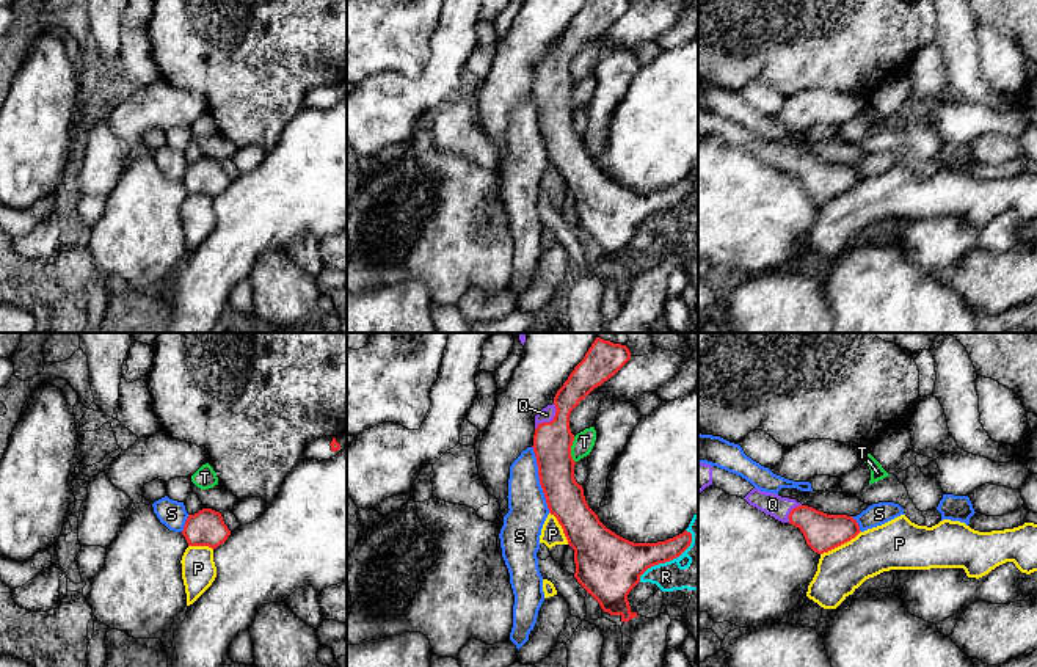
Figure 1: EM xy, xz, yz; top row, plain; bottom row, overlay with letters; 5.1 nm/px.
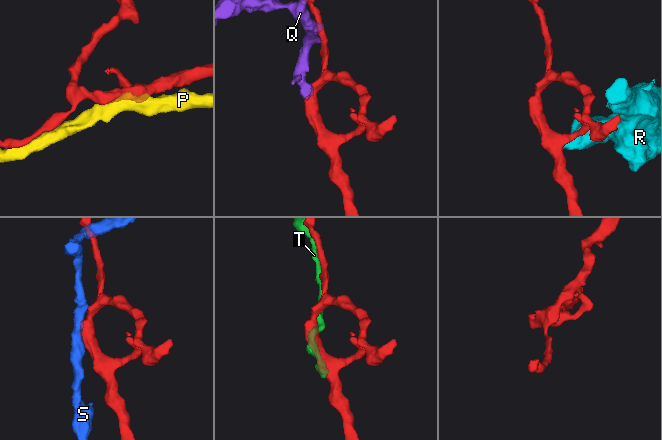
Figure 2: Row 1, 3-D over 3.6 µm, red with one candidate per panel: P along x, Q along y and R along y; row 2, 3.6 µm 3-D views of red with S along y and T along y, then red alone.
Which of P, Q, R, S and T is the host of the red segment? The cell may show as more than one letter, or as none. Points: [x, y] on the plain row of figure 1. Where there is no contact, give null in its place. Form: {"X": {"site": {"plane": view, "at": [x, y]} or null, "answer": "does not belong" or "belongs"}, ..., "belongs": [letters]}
{"P": {"site": {"plane": "yz", "at": [840, 193]}, "answer": "does not belong"}, "Q": {"site": {"plane": "xz", "at": [553, 68]}, "answer": "belongs"}, "R": {"site": {"plane": "xz", "at": [667, 209]}, "answer": "does not belong"}, "S": {"site": {"plane": "xz", "at": [540, 127]}, "answer": "does not belong"}, "T": {"site": {"plane": "xz", "at": [570, 98]}, "answer": "does not belong"}, "belongs": ["Q"]}

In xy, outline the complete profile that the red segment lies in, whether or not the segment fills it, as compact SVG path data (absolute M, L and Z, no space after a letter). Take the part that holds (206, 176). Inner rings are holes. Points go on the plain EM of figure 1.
M202 157L195 163L188 163L182 184L188 195L209 195L215 198L227 188L231 179L220 160Z

